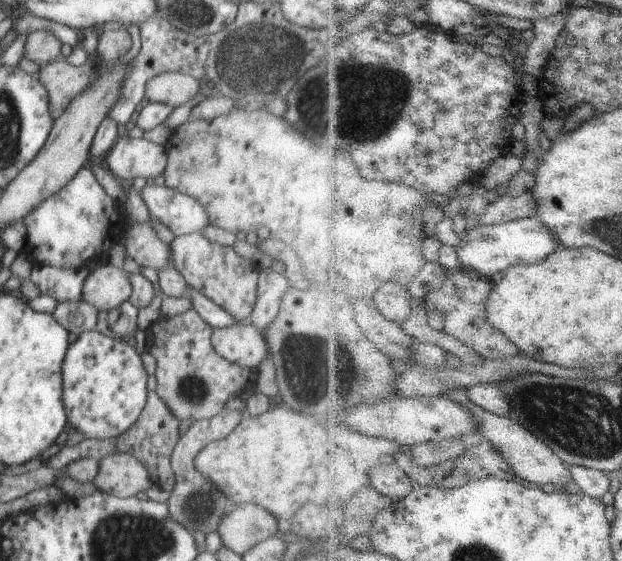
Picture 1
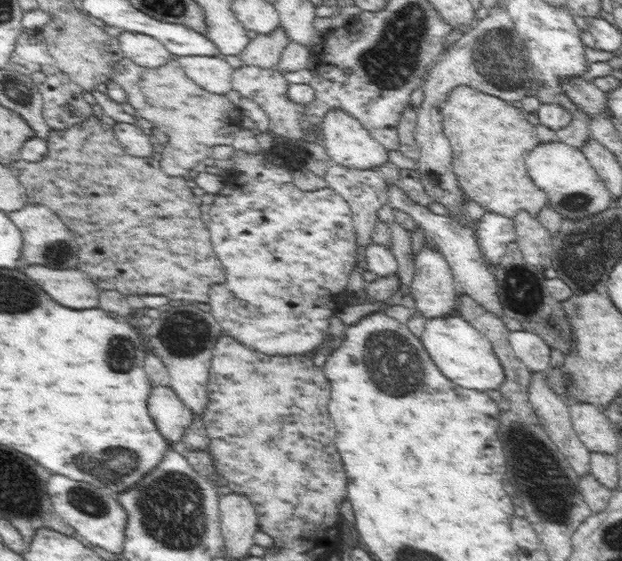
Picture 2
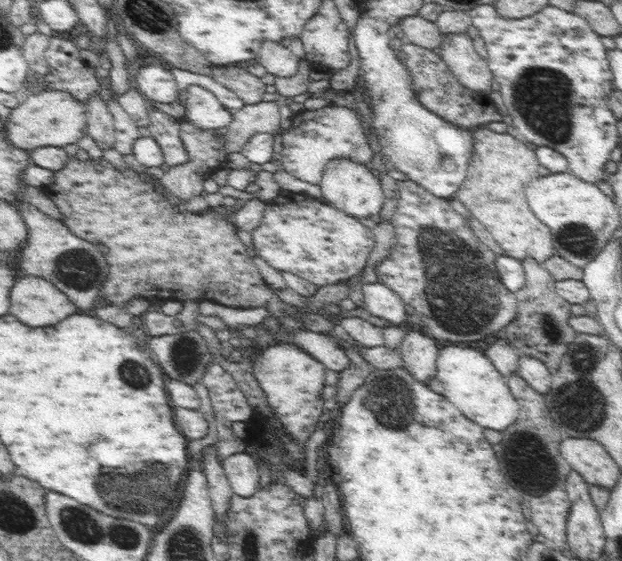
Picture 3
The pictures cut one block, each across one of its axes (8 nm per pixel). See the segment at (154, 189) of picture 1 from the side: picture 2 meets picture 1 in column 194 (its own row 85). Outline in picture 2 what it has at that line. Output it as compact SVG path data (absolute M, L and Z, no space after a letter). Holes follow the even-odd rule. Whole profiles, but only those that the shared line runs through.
M181 56L176 59L188 77L205 91L226 95L233 89L234 66L223 56Z

